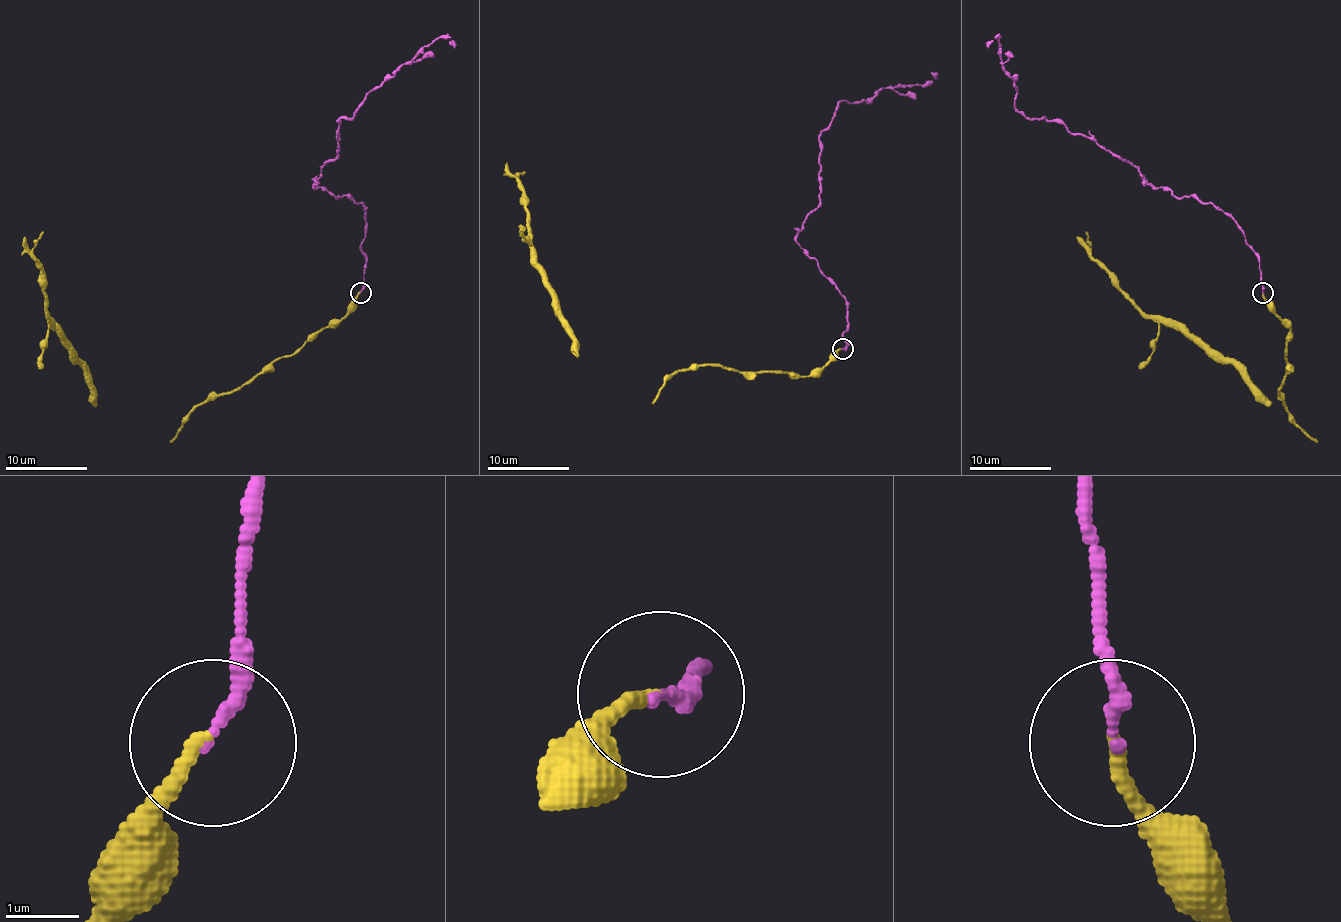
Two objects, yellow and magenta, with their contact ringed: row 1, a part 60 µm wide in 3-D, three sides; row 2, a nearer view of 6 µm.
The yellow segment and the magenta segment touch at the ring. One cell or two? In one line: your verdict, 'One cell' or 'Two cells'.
Two cells

